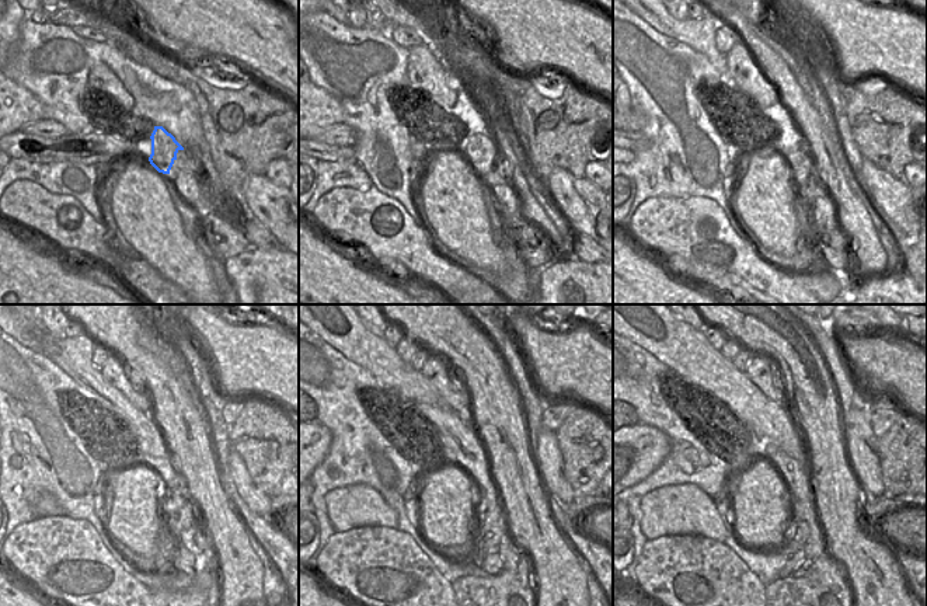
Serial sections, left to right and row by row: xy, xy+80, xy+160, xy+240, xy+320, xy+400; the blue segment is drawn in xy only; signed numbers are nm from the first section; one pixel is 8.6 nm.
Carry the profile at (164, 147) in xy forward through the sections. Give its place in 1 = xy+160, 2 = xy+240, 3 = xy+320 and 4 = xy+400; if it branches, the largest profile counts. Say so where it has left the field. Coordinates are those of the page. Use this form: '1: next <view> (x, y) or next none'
1: next xy+160 (800, 163)
2: next xy+240 (174, 497)
3: next xy+320 (488, 508)
4: next xy+400 (800, 530)

